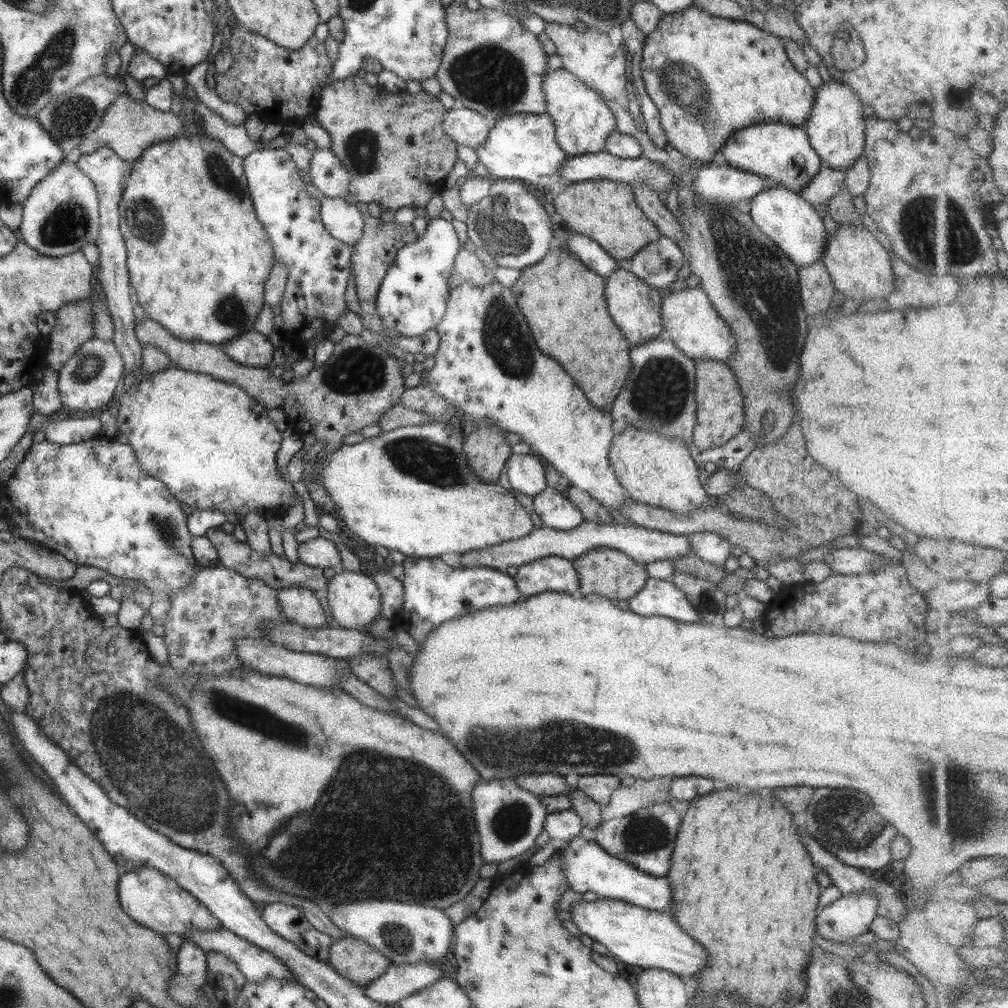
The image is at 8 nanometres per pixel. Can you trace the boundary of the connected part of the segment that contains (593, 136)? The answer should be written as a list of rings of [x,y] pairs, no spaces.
[[[563,68],[547,70],[543,74],[541,89],[545,95],[545,113],[555,125],[555,141],[565,156],[595,154],[603,151],[605,140],[616,130],[615,116],[599,95],[585,86],[574,74]]]

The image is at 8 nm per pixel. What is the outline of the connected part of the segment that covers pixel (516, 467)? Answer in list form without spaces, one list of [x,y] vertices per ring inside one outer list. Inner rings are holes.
[[[511,453],[505,466],[511,488],[531,498],[535,497],[546,487],[544,463],[531,453]]]

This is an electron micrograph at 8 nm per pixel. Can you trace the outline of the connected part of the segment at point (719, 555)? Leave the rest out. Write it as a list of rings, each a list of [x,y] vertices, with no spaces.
[[[699,531],[688,534],[687,540],[689,540],[689,546],[691,546],[690,553],[709,562],[709,564],[713,564],[715,568],[723,565],[733,548],[725,538],[721,538],[715,532]]]

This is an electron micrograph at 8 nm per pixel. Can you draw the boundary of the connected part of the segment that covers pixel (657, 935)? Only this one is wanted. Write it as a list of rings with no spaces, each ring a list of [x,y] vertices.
[[[599,898],[585,902],[583,899],[571,903],[571,922],[581,934],[607,948],[618,964],[629,964],[635,968],[647,967],[669,971],[689,984],[695,973],[699,973],[707,960],[707,952],[699,942],[683,933],[671,914],[644,909],[620,900]]]

